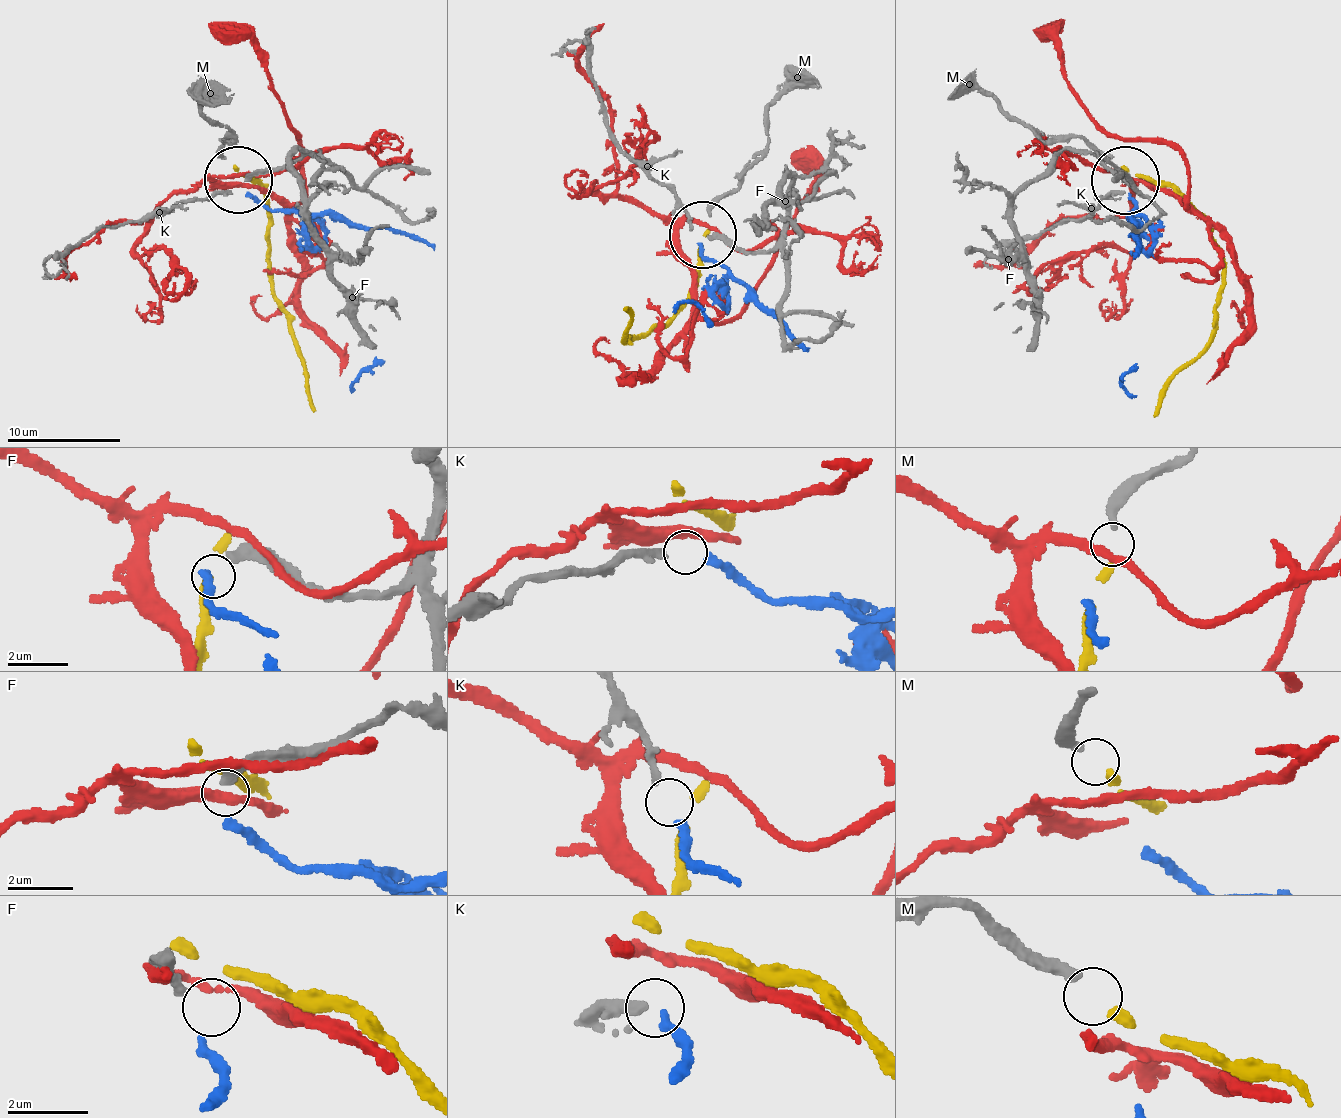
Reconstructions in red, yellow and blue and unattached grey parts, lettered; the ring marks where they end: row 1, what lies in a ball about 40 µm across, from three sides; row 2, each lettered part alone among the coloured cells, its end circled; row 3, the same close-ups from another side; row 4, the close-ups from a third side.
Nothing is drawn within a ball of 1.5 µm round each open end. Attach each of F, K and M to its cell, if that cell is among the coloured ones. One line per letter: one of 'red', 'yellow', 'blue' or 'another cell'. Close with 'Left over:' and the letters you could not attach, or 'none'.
F: another cell
K: blue
M: yellow
Left over: F

